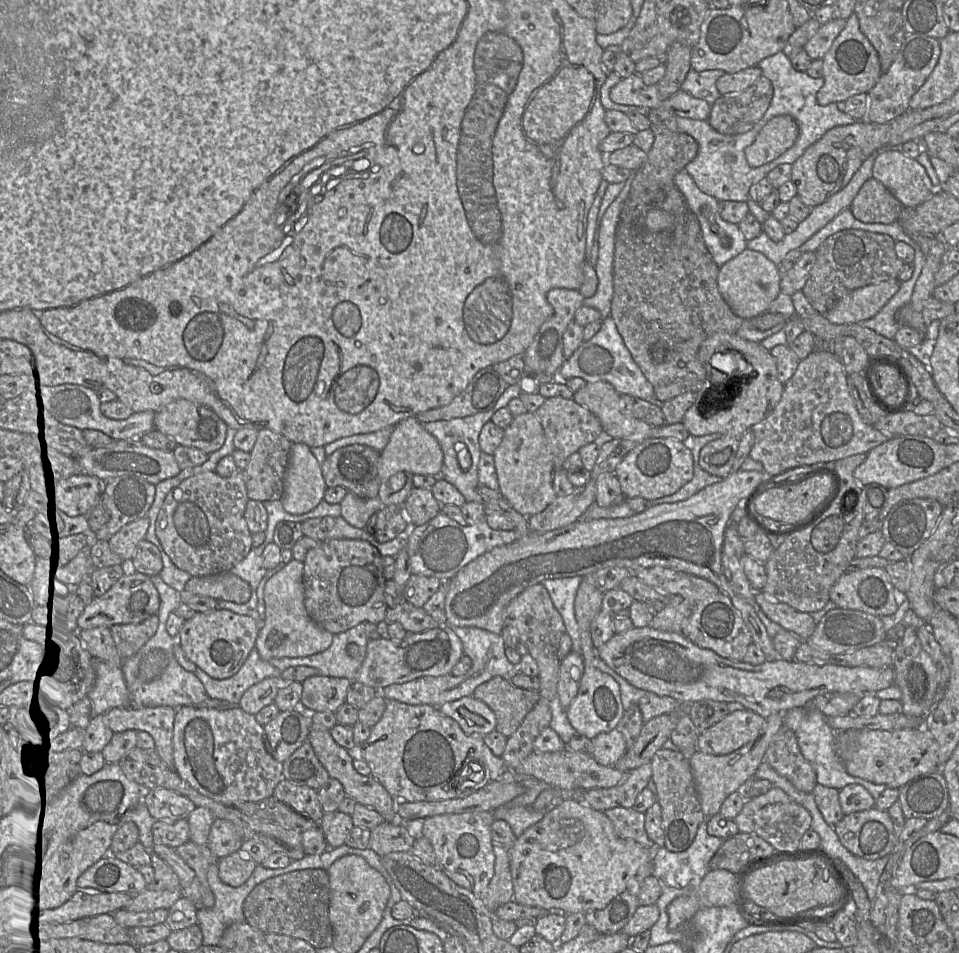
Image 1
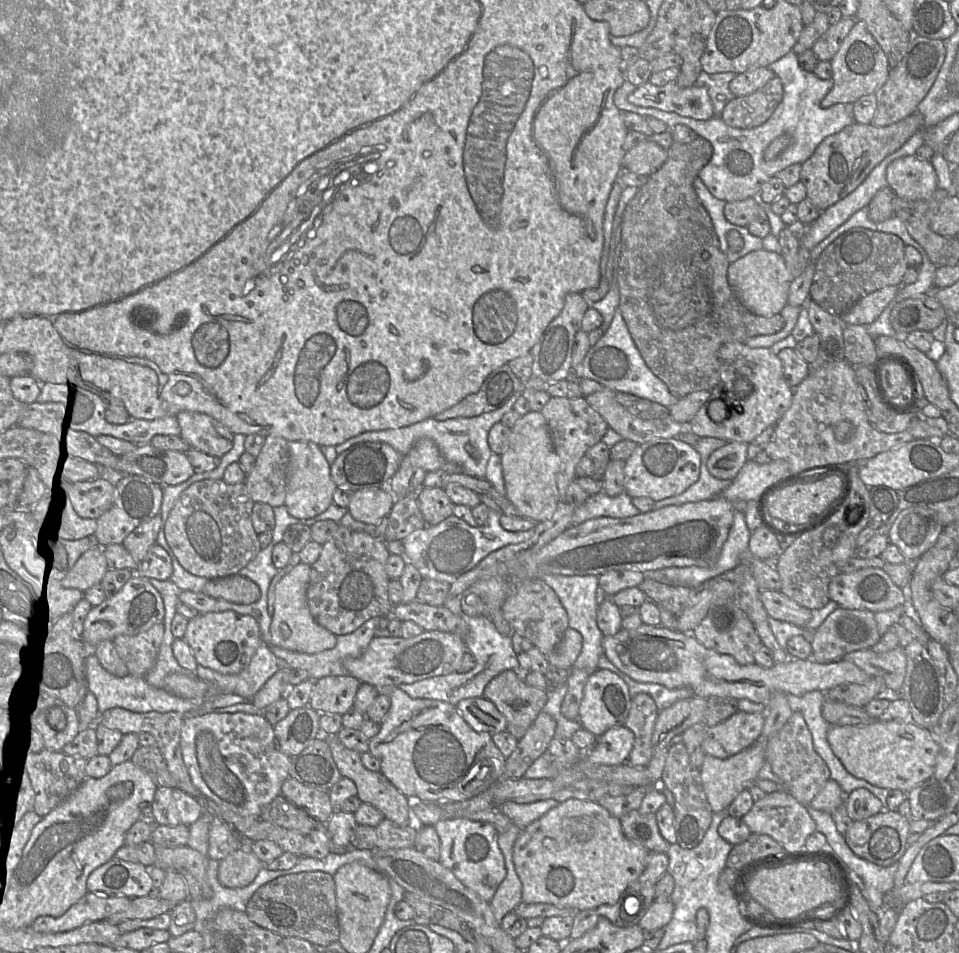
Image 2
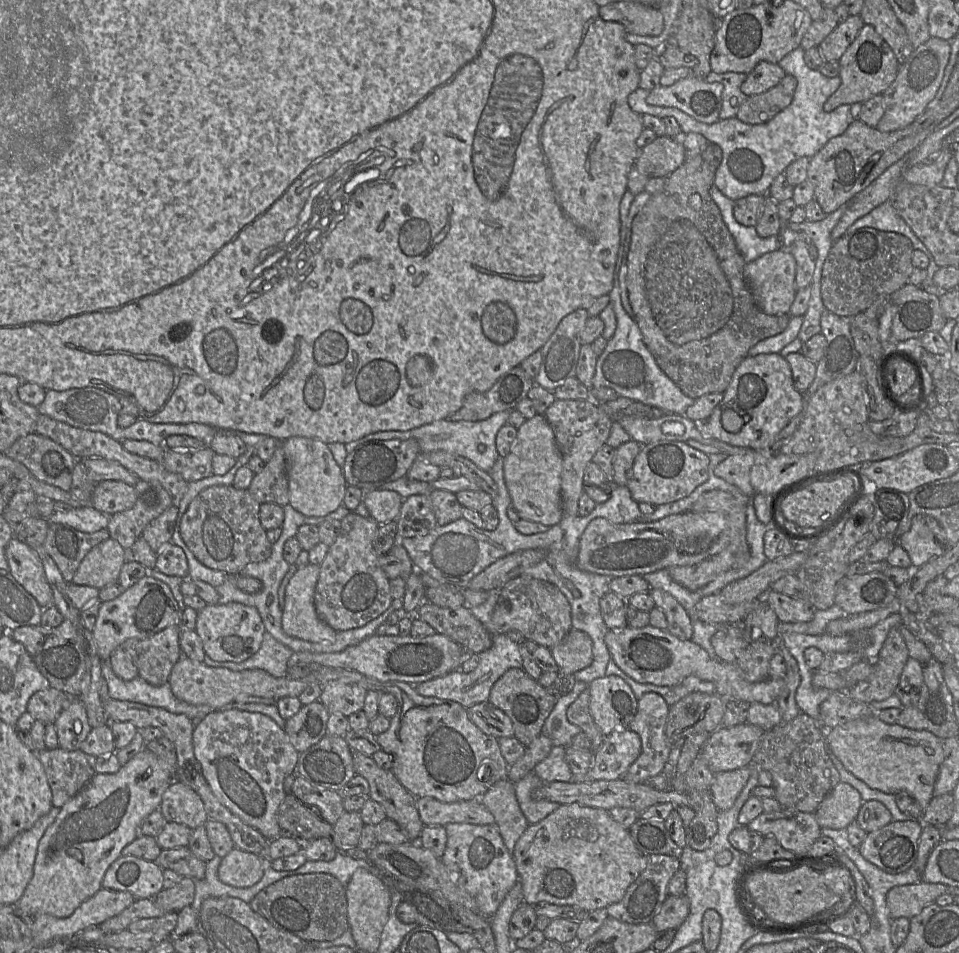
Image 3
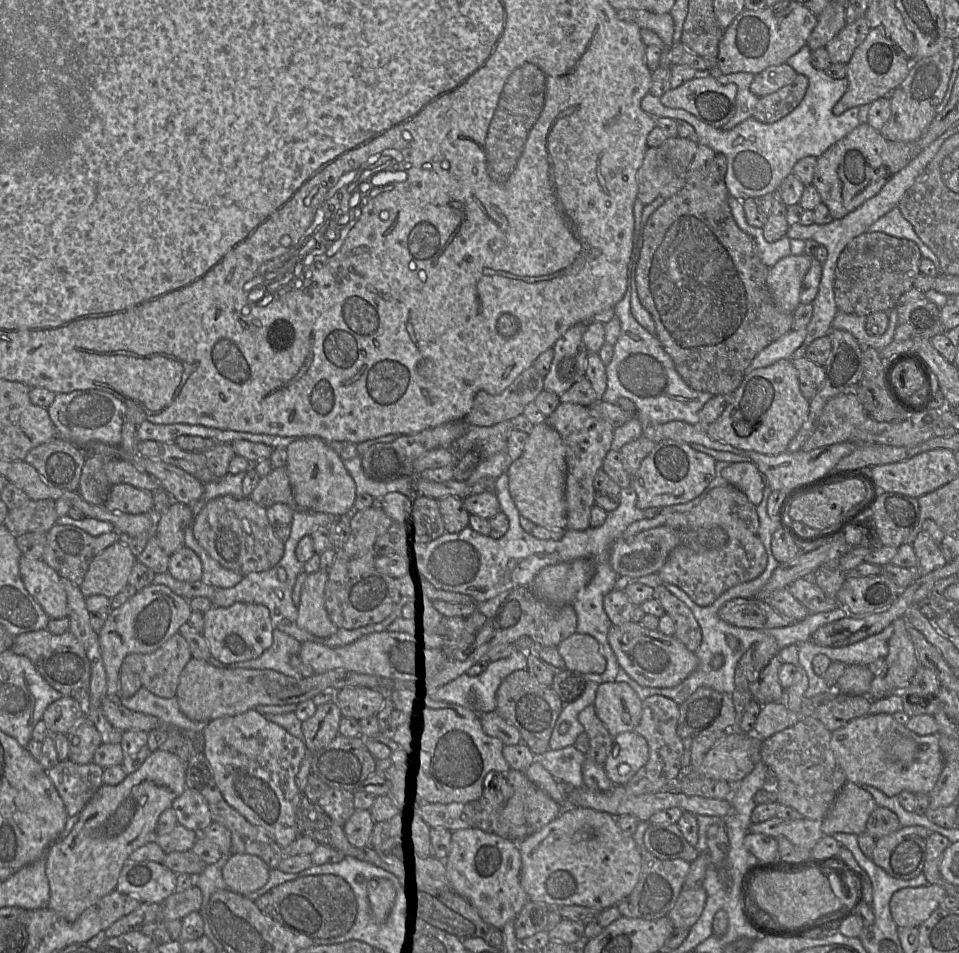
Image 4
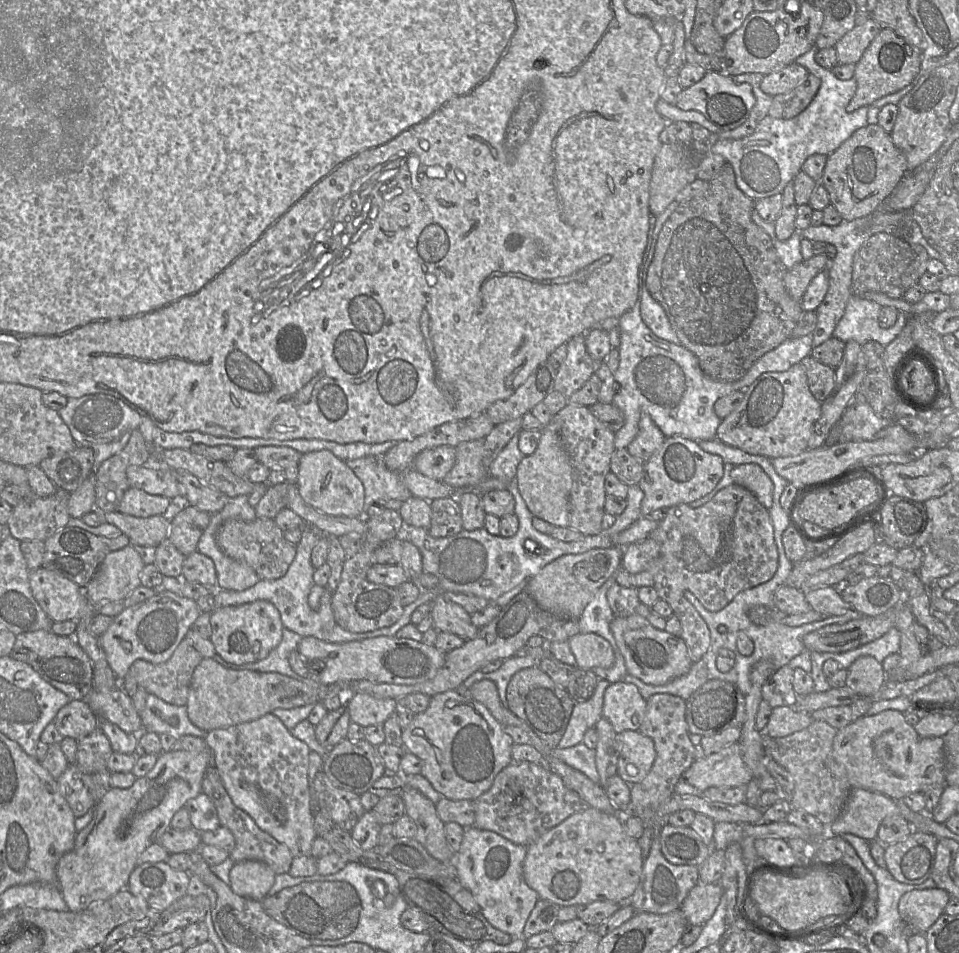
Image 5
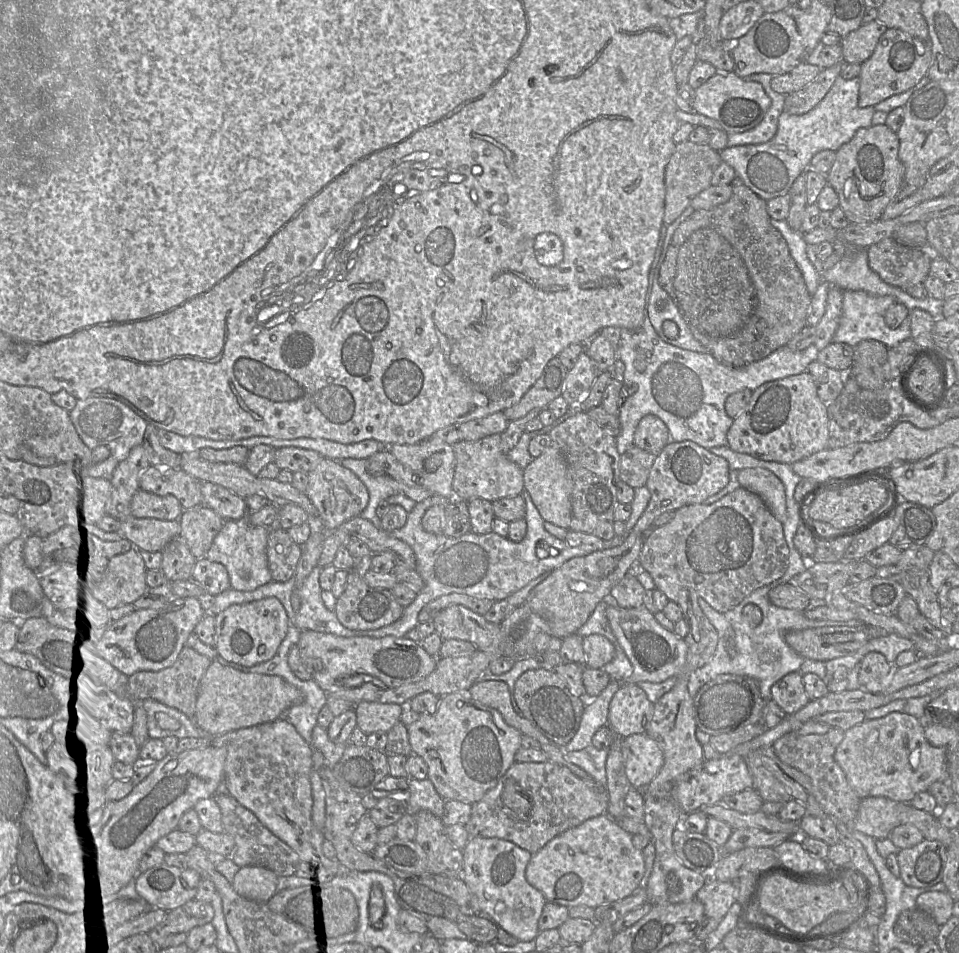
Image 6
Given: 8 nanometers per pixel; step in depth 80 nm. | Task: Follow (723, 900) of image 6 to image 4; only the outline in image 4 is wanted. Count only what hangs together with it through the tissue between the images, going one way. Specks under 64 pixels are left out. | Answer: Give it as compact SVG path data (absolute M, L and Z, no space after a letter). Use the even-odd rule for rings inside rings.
M703 887L683 889L667 917L675 929L690 929L700 918L707 899Z

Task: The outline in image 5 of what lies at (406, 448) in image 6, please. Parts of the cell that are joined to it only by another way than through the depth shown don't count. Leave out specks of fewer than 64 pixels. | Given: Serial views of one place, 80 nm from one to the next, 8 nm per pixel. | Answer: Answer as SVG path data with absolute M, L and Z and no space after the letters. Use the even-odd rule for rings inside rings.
M437 446L420 452L415 457L412 468L428 478L443 481L452 469L455 459L454 447Z

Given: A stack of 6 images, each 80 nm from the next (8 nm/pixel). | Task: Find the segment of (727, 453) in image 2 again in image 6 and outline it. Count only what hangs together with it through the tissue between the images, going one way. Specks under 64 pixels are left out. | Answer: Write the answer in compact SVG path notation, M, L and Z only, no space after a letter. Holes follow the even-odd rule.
M746 468L738 473L741 487L761 497L771 513L783 523L787 519L787 499L783 482L764 468Z

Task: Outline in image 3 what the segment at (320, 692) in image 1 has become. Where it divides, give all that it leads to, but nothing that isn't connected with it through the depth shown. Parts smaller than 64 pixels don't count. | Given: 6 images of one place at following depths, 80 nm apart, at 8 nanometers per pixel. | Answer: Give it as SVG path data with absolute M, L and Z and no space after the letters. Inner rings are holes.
M329 682L322 686L319 702L330 714L349 715L362 711L367 691L356 684Z

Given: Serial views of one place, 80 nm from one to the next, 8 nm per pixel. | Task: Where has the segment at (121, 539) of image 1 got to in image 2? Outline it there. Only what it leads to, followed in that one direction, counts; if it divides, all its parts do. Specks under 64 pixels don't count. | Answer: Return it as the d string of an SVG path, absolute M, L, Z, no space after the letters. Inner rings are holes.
M157 515L137 526L129 533L122 546L140 563L147 555L151 546L156 544L157 536L163 528L163 520Z

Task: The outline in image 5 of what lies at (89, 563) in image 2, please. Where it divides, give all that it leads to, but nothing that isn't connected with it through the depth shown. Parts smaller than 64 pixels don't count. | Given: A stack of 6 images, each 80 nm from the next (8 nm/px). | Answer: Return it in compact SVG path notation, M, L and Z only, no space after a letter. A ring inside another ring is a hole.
M132 545L109 553L84 587L88 599L93 604L122 602L141 586L140 574L144 565Z

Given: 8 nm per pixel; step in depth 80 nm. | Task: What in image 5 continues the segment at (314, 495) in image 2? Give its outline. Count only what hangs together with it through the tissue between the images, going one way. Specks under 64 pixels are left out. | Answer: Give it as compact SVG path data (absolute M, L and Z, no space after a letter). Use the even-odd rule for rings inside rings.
M329 450L302 454L297 468L298 477L295 486L308 505L332 516L364 516L363 484L345 462Z

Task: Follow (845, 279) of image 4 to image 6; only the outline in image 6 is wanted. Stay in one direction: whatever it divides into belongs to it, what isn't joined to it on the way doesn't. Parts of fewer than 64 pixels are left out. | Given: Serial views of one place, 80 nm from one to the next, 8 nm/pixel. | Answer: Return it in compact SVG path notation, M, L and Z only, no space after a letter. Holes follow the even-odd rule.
M885 238L866 249L870 268L887 284L903 291L923 284L930 274L931 258L920 248Z

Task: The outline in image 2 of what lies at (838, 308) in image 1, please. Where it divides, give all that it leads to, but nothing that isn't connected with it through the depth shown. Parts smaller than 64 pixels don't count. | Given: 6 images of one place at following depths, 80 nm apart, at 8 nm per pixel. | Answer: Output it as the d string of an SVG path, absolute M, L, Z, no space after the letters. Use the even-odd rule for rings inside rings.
M887 286L860 299L849 311L839 315L847 325L874 322L899 292L900 286Z

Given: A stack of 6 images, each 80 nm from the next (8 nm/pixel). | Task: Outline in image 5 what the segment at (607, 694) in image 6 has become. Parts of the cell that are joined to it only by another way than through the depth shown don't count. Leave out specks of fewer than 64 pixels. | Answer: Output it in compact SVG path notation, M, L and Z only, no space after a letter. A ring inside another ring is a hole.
M599 680L589 699L575 703L567 729L555 749L565 749L582 743L585 733L603 718L604 692L610 684L606 680Z

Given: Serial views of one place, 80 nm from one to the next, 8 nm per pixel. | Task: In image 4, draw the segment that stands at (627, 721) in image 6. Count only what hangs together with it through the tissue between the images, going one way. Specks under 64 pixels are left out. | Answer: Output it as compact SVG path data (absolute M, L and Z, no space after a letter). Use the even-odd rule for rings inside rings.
M616 680L598 685L593 707L613 737L634 731L642 714L642 701L635 691L626 682Z

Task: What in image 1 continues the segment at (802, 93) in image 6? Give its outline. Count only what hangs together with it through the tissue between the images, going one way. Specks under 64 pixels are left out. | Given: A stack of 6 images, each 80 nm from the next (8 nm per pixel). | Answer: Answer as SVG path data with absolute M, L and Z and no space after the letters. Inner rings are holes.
M761 76L746 90L717 99L711 105L707 121L721 134L746 133L762 120L770 106L772 97L771 81Z

